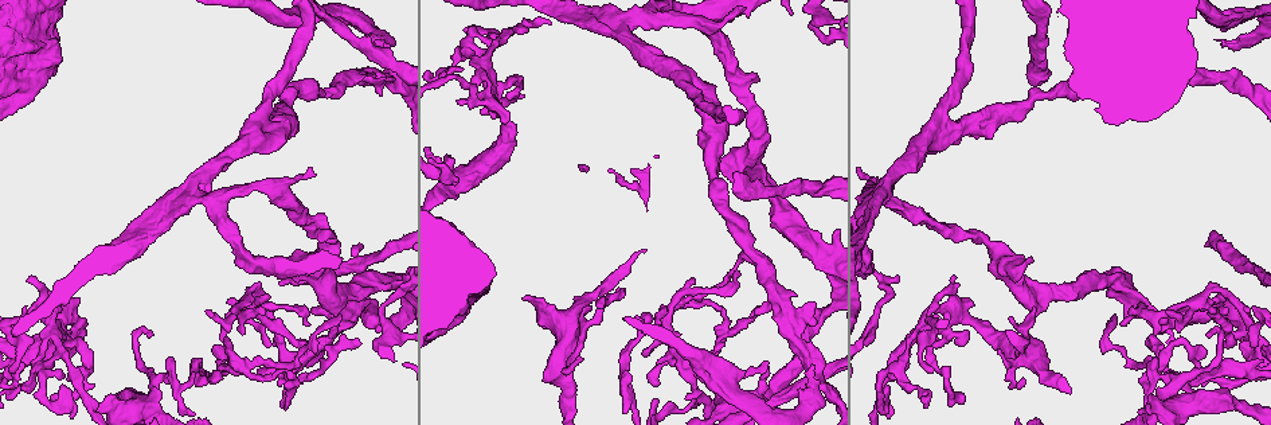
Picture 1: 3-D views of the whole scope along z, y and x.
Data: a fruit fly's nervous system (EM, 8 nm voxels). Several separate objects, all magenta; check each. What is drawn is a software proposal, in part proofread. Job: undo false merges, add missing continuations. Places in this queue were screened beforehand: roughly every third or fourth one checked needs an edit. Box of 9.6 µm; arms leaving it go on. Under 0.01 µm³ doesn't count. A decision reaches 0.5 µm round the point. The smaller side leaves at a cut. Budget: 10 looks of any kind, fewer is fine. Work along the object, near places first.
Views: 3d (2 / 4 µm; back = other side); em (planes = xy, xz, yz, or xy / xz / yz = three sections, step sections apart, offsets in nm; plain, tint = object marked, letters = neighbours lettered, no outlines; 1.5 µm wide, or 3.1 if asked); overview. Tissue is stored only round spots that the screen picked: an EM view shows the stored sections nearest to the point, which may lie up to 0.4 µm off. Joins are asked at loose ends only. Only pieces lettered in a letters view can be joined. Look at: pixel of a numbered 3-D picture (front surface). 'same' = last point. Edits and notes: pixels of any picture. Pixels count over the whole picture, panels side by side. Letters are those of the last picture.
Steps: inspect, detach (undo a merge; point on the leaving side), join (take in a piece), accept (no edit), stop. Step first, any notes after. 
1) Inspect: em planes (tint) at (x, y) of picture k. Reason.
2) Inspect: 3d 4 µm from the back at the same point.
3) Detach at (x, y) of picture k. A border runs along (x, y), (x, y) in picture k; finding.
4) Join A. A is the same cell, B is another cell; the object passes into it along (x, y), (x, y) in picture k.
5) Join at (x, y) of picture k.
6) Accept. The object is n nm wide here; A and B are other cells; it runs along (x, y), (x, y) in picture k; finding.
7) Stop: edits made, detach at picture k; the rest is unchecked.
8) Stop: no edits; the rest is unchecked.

Inspect: em xz step 8 (tint) at (954, 277) of picture 1. Free end.

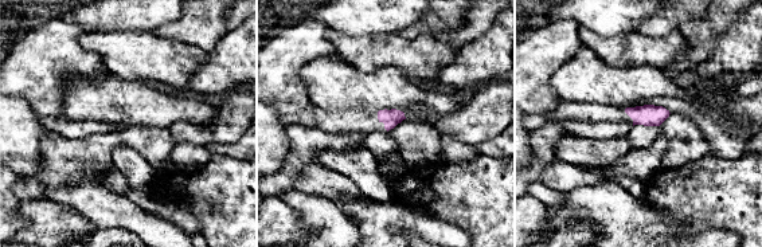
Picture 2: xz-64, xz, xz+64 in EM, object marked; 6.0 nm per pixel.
Inspect: em planes (tint) at the same point.

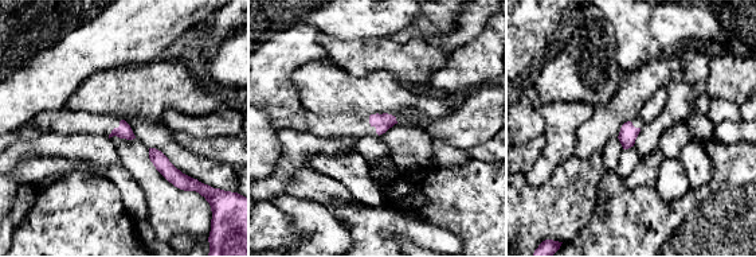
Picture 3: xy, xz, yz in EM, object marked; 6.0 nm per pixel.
Inspect: em planes (letters) at the same point. See the neighbours.

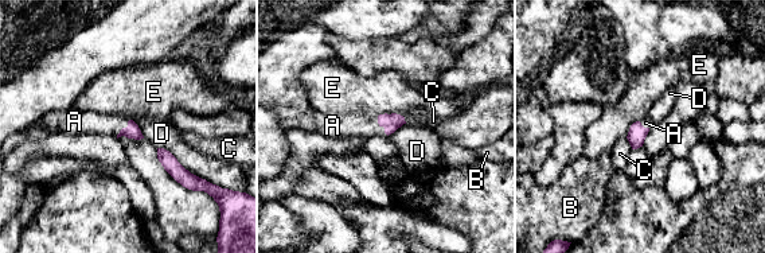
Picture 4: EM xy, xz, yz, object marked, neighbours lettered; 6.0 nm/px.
Join A. A is the same cell, B, C, D and E are other cells; the object passes into it along (132, 131), (123, 128), (82, 121) in picture 4; it goes on there.

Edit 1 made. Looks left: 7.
Inspect: 3d 2 µm at (74, 378) of picture 1. Touches itself.

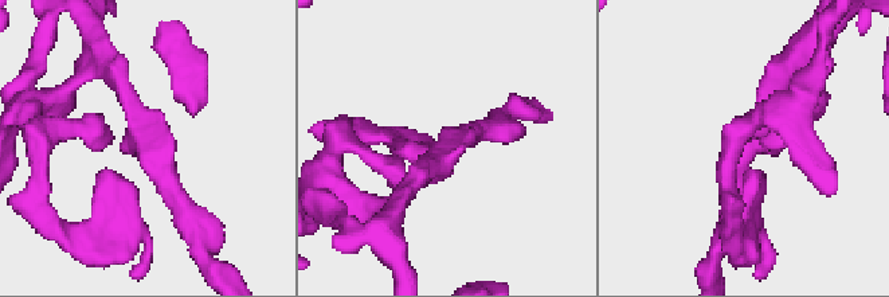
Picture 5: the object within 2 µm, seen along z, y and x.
Inspect: em planes (letters) at (746, 151) of picture 5.

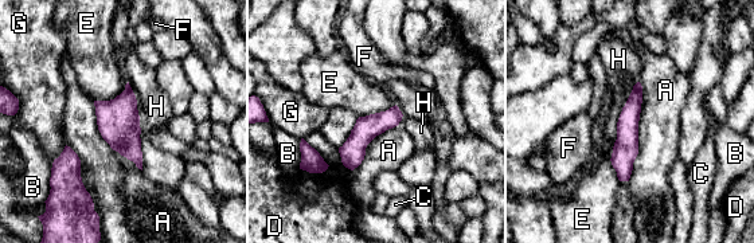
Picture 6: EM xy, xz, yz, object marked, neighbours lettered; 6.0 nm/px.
Accept. A, B, C, D, E, F, G and H are other cells; one neuron here.

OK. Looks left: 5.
Inspect: 3d 4 µm at (523, 297) of picture 1. Free end.

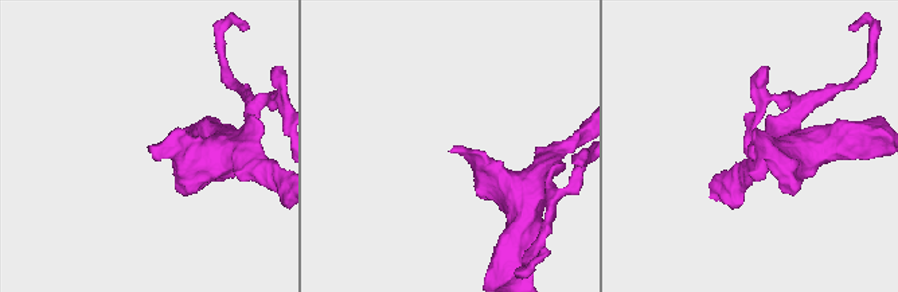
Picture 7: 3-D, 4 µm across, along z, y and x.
Inspect: em xz step 4 (letters) at (449, 151) of picture 7. Now the EM.

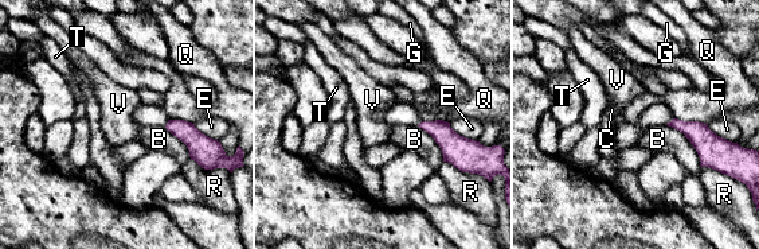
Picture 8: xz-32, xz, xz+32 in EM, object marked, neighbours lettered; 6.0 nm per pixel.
Inspect: em planes (letters) at the same point. Another direction.

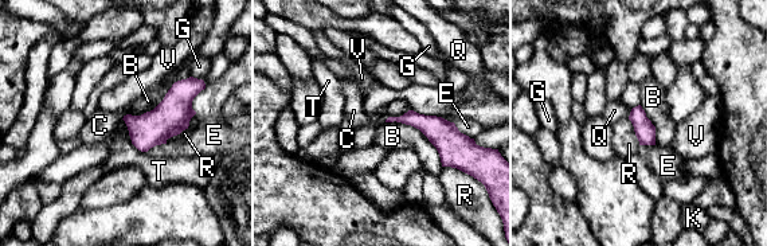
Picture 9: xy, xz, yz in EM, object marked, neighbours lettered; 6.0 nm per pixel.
Join Q. Q is the same cell, B, C, E, G, K, R, T and V are other cells; it goes on there.

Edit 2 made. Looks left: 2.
Inspect: overview. Redraw.

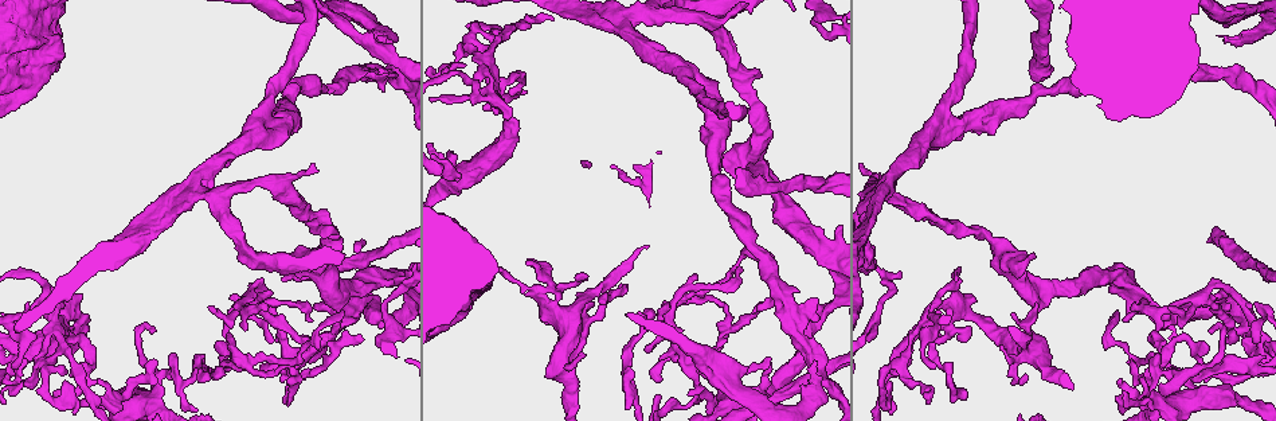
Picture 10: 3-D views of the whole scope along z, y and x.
Inspect: em xz step 8 (letters) at (387, 35) of picture 10. An open end.

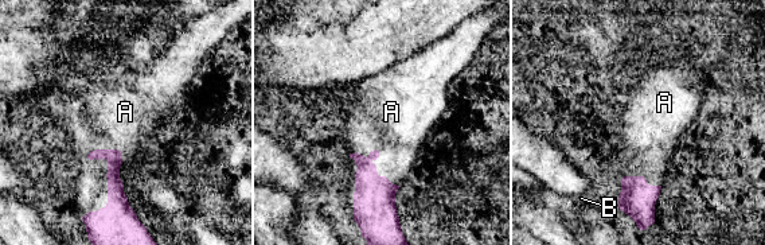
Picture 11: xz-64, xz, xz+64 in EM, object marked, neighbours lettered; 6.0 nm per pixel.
Join A. A is the same cell, B is another cell; the object passes into it along (374, 199), (375, 159), (393, 121) in picture 11; the neuron continues.

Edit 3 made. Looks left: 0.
Stop: edits made, join at picture 4, join at picture 9, join at picture 11; the rest is unchecked.

